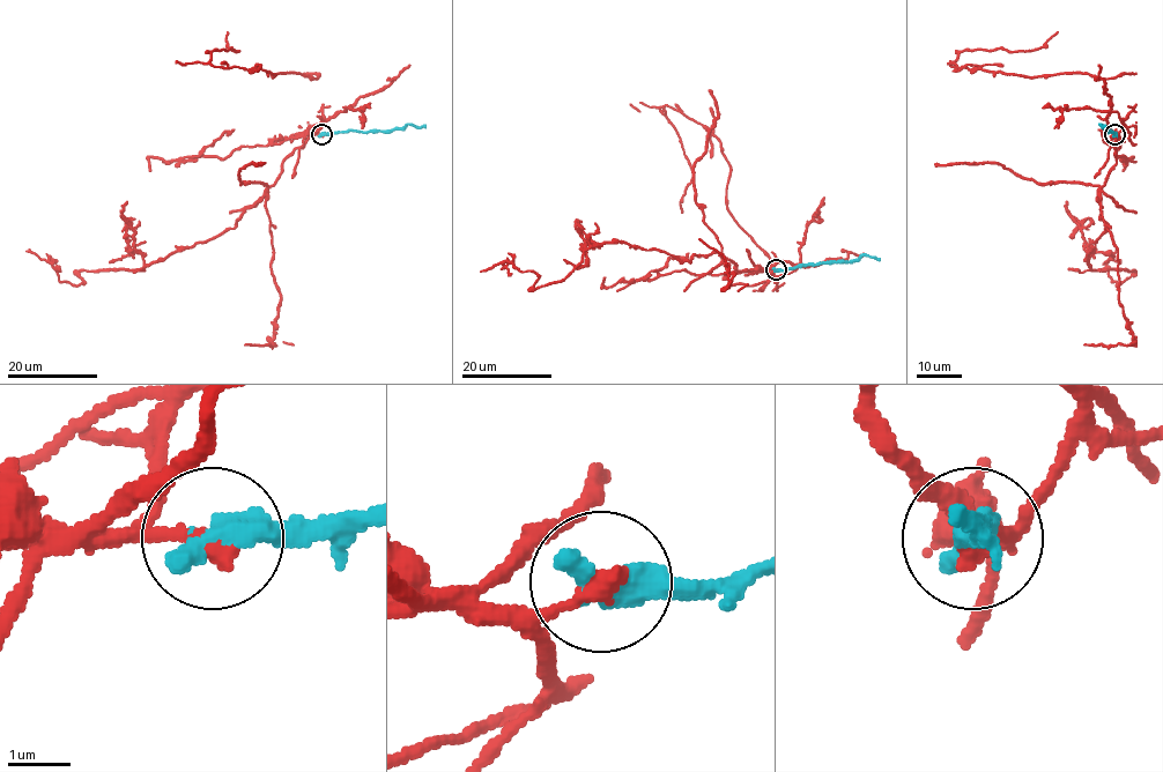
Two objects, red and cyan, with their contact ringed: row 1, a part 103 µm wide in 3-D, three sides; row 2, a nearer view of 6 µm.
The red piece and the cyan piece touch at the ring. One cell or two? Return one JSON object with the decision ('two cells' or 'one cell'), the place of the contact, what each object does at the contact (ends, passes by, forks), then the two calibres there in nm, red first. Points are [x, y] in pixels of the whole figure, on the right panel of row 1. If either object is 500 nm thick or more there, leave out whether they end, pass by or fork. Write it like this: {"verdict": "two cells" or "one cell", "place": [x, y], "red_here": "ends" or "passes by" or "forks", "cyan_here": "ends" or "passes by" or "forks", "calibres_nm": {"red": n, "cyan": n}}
{"verdict": "two cells", "place": [1115, 134], "calibres_nm": {"red": 320, "cyan": 550}}

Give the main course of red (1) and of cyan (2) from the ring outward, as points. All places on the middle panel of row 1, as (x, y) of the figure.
1: (776, 271), (606, 242), (533, 289), (536, 275), (509, 261), (481, 272)
2: (776, 271), (846, 262), (864, 254), (879, 260)

